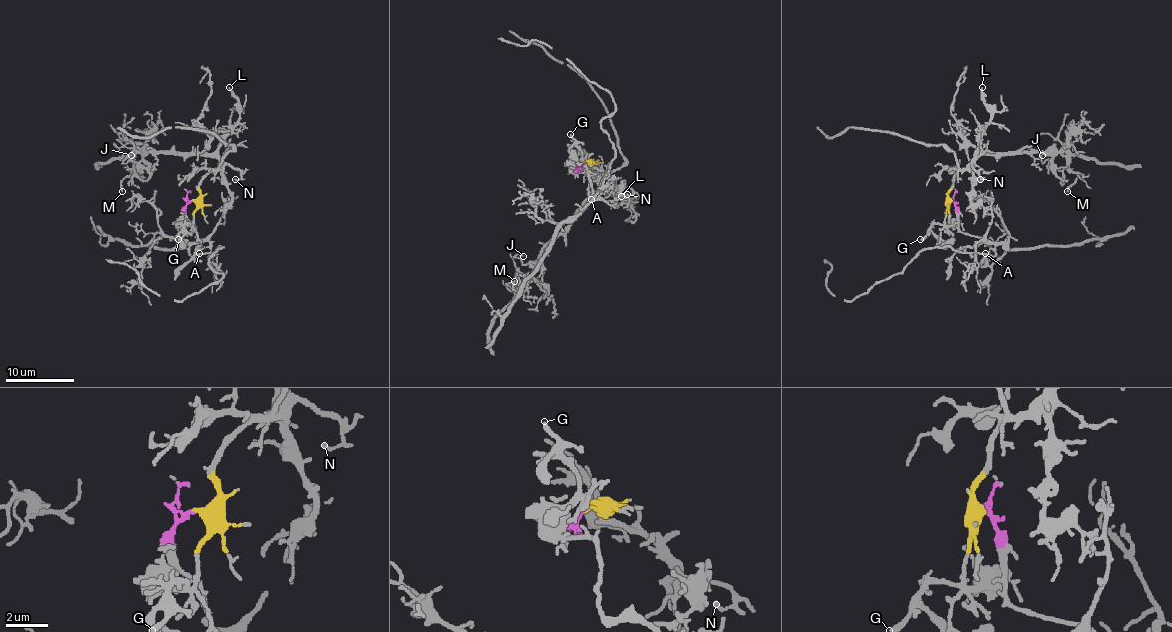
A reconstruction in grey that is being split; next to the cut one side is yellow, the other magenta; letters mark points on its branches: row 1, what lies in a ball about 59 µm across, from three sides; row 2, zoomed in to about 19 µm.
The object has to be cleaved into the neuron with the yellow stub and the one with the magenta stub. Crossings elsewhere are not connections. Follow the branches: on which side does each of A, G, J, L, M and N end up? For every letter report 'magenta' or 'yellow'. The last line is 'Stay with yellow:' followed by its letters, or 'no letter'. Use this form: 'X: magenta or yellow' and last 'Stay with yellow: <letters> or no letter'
A: magenta
G: yellow
J: yellow
L: yellow
M: yellow
N: yellow
Stay with yellow: G, J, L, M, N

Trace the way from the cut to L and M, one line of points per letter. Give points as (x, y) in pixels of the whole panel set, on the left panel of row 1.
L: (192, 200), (200, 194), (198, 186), (204, 177), (221, 165), (221, 138), (238, 119), (239, 104), (229, 87)
M: (192, 200), (200, 194), (204, 177), (221, 165), (216, 157), (139, 152), (121, 191)

